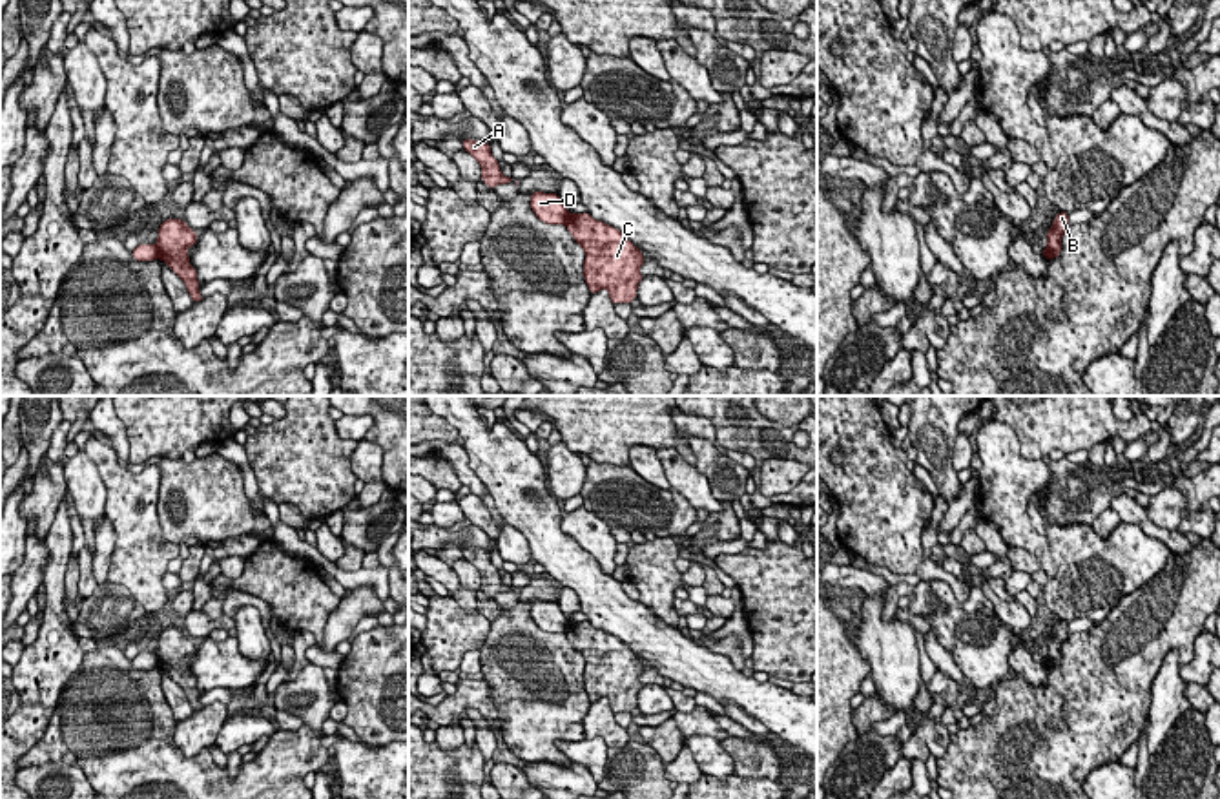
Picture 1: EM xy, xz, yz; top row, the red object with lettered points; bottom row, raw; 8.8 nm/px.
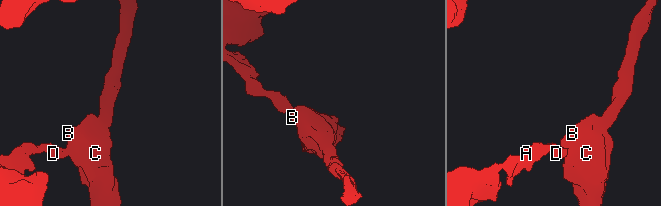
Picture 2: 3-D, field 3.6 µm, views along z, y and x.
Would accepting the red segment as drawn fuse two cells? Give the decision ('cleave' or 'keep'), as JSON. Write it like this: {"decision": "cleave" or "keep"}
{"decision": "cleave"}

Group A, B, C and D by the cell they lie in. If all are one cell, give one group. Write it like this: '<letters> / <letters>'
A D / B C

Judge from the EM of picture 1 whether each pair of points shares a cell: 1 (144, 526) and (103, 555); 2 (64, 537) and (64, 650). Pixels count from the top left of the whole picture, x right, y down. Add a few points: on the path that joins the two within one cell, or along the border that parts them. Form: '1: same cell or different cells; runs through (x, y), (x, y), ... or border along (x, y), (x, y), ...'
1: different cells; border along (104, 515), (115, 535), (106, 581)
2: same cell; runs through (57, 564), (55, 622)

